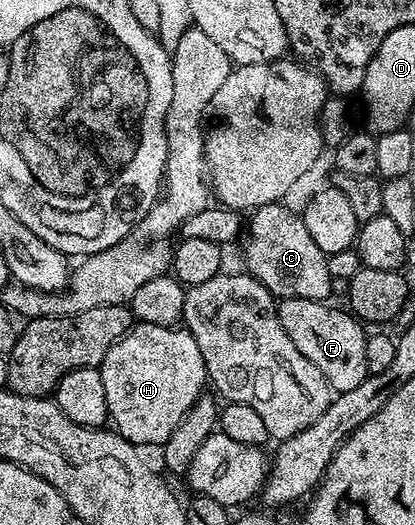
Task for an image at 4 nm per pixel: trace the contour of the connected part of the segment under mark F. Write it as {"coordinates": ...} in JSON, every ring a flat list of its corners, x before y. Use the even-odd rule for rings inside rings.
{"coordinates":[[285,298,278,304,278,317,292,338,292,346,324,374,335,393,353,390,367,378,364,350,367,333,362,333,363,325,349,311,329,308,329,303,308,298]]}

